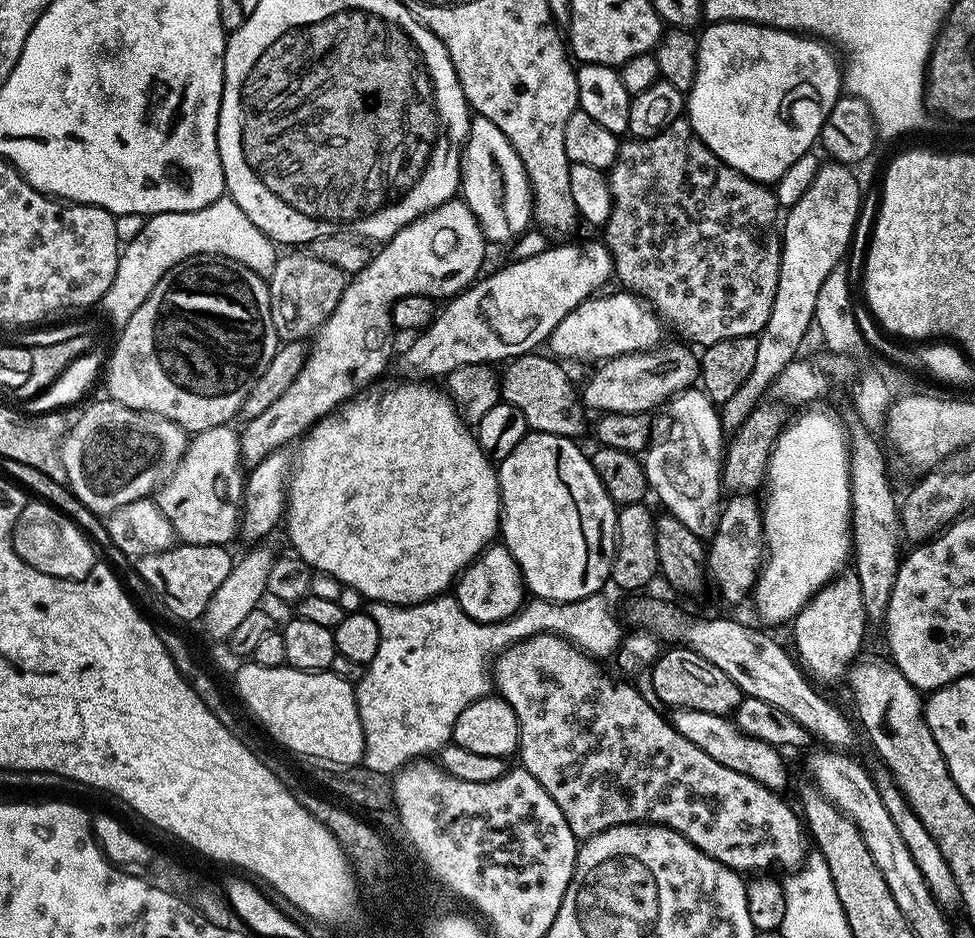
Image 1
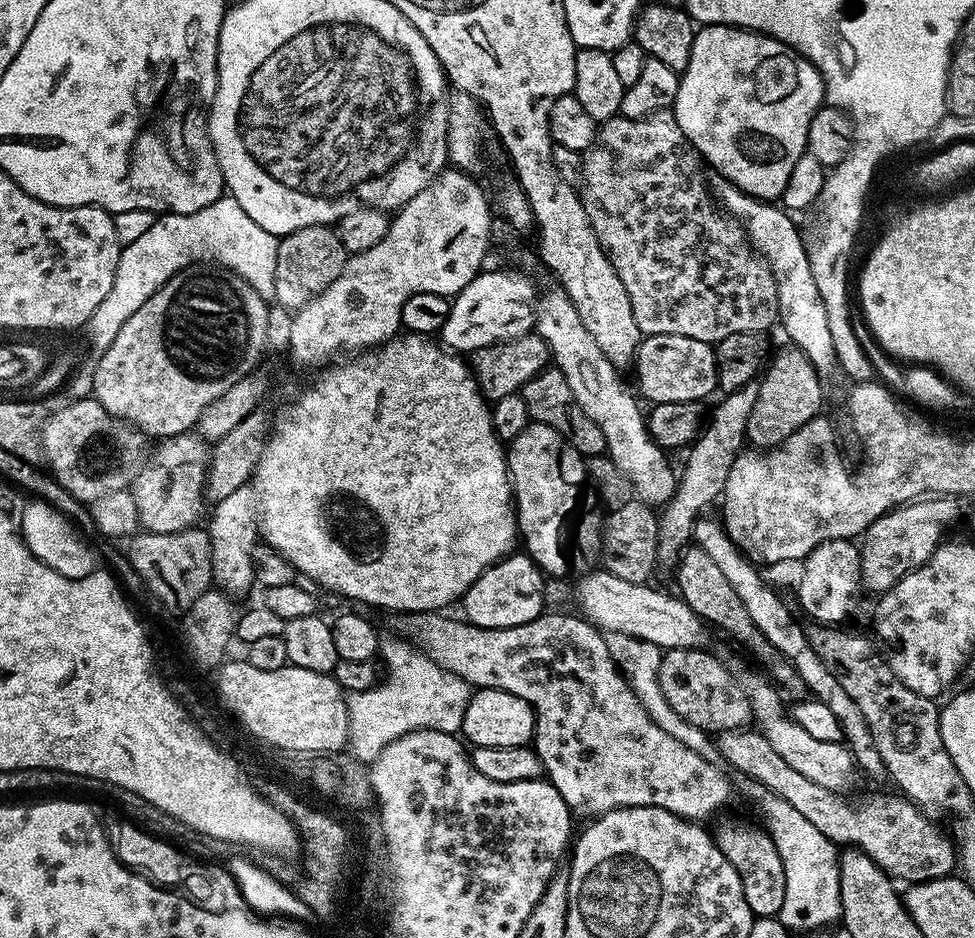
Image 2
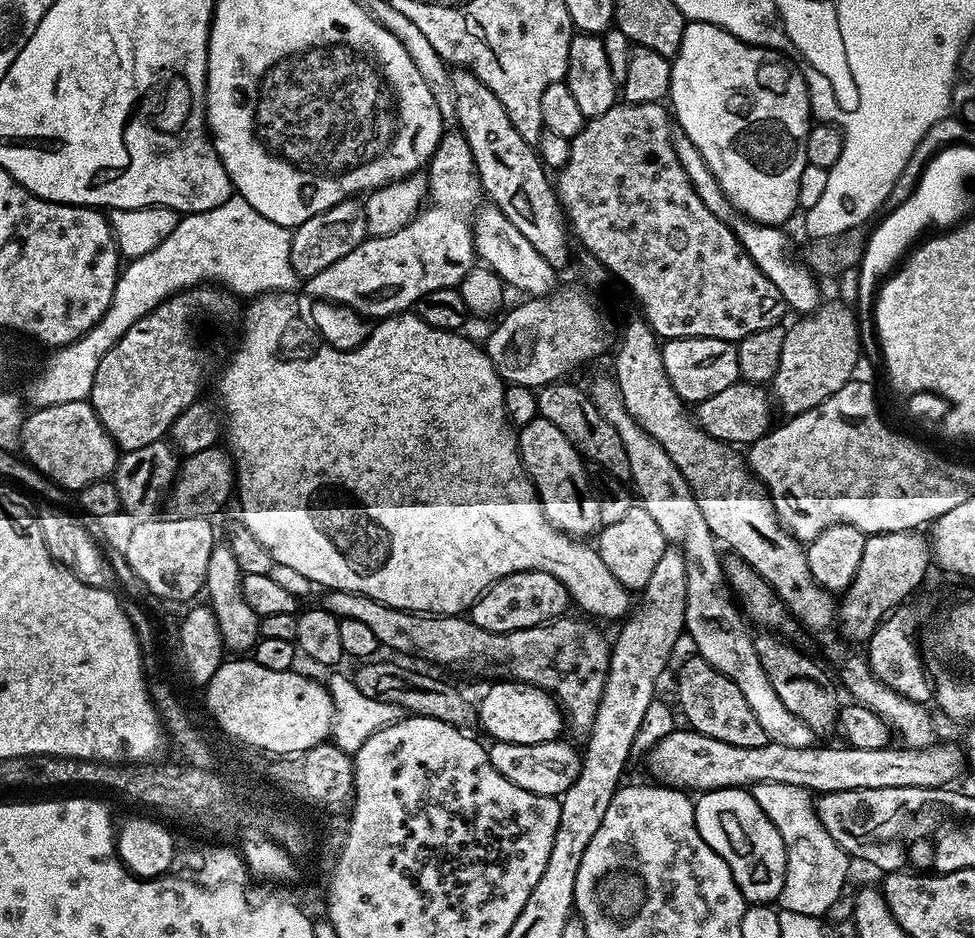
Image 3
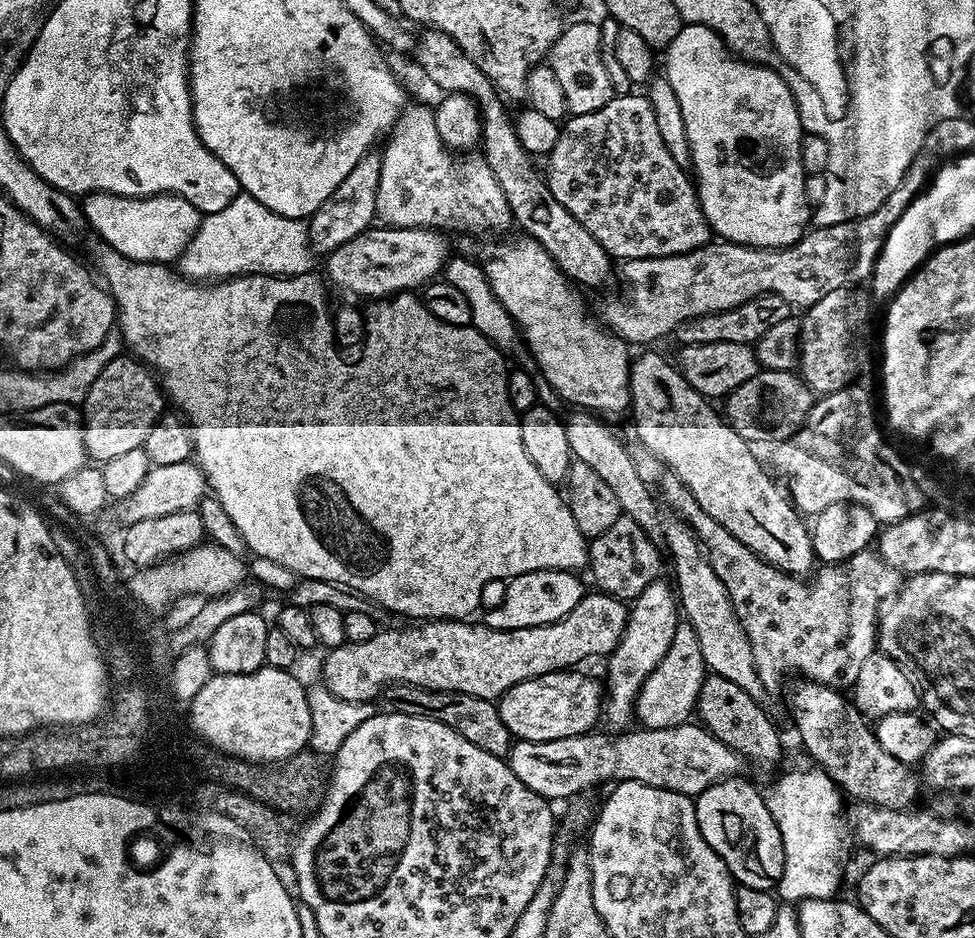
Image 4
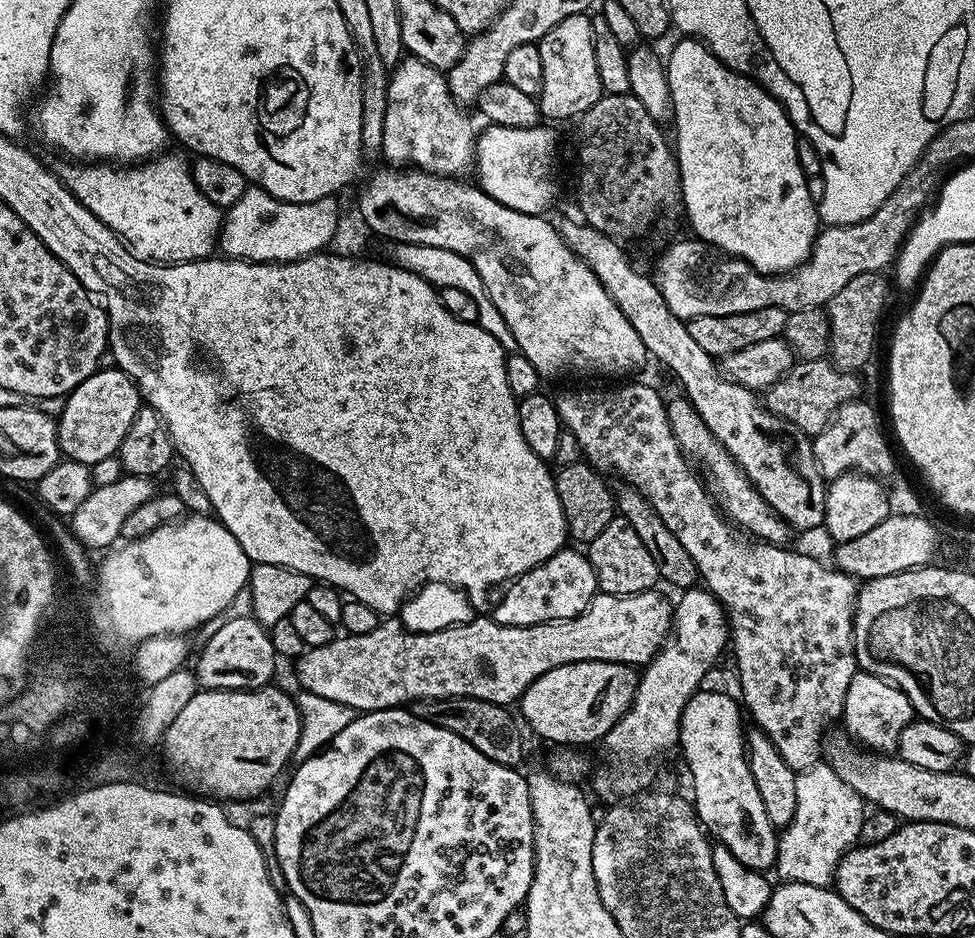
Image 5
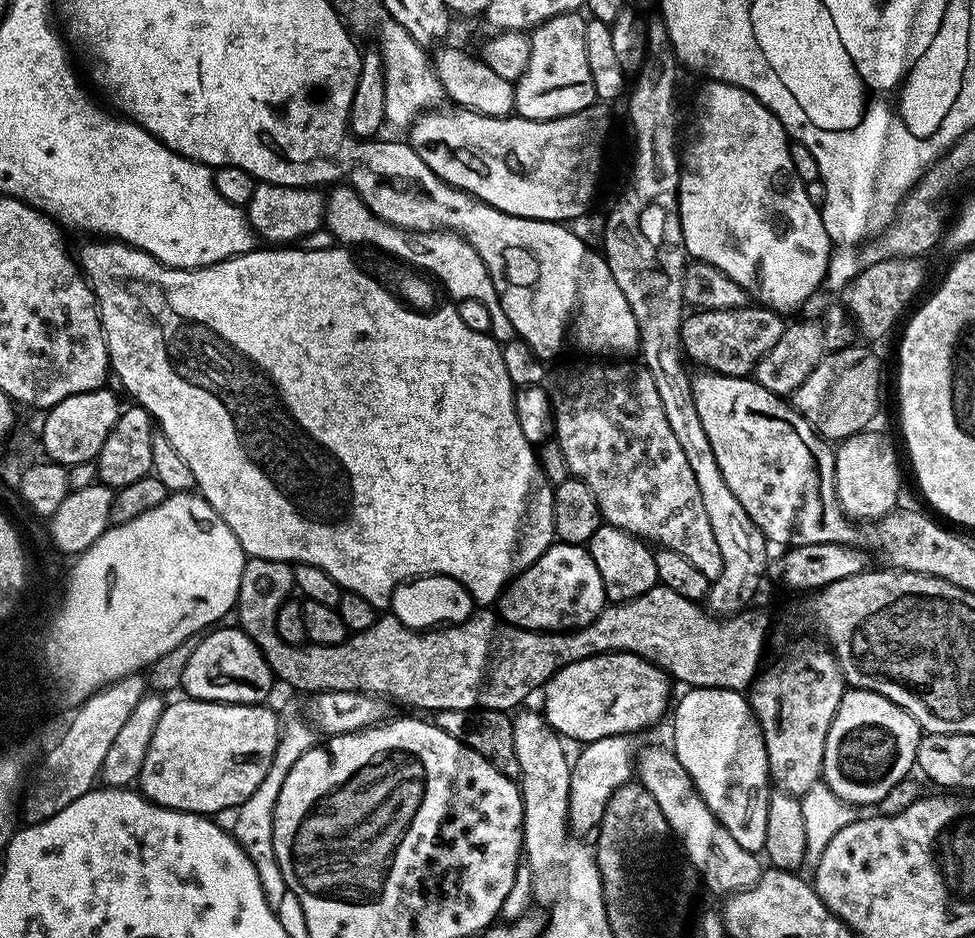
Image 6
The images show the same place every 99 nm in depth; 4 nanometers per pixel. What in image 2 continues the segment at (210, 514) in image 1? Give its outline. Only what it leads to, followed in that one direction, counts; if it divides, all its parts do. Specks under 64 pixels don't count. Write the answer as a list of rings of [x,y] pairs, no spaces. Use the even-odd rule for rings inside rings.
[[[183,432],[159,441],[156,450],[147,457],[130,485],[134,502],[138,506],[140,523],[149,532],[174,534],[195,528],[201,523],[200,515],[206,505],[209,445],[192,432]]]

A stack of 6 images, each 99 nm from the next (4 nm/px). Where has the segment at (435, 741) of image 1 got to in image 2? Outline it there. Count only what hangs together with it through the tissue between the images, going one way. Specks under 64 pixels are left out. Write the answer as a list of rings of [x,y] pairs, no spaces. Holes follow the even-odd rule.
[[[613,632],[607,633],[604,641],[614,662],[630,681],[632,693],[640,699],[644,709],[652,716],[652,720],[658,722],[658,726],[662,726],[662,730],[666,730],[666,734],[670,734],[672,738],[678,738],[678,742],[682,742],[682,746],[690,746],[690,750],[694,750],[696,754],[706,758],[706,762],[717,766],[723,765],[724,759],[719,747],[714,743],[713,737],[709,733],[703,732],[698,726],[694,726],[694,722],[682,718],[682,714],[678,714],[678,710],[674,710],[674,706],[670,706],[670,702],[666,702],[666,694],[662,694],[660,685],[660,663],[664,657],[662,649],[654,642],[646,642],[633,636]],[[385,639],[382,644],[382,657],[392,673],[385,680],[383,677],[375,688],[349,692],[344,698],[348,711],[347,747],[365,766],[371,765],[390,742],[414,730],[459,733],[466,714],[470,685],[452,672],[439,668],[425,652],[407,640],[395,639]]]

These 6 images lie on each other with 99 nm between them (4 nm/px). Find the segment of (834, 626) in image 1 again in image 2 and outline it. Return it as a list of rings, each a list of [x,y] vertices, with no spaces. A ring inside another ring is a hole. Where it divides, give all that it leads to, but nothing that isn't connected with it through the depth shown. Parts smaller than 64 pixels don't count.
[[[823,540],[802,561],[804,573],[800,576],[798,596],[808,614],[808,620],[829,626],[840,626],[852,616],[862,592],[860,574],[861,549],[851,540]],[[856,547],[856,548],[855,548]]]

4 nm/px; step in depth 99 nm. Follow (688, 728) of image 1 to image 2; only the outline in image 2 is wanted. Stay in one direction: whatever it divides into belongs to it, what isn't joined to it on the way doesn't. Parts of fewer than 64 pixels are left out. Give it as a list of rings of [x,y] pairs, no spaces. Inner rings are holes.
[[[759,730],[719,733],[718,747],[729,769],[732,767],[734,771],[741,772],[741,777],[762,782],[762,786],[778,794],[778,798],[786,798],[786,802],[790,802],[790,806],[794,806],[806,822],[822,830],[833,845],[859,848],[897,881],[923,882],[953,875],[958,864],[953,837],[945,829],[944,833],[933,817],[920,811],[903,795],[868,796],[855,808],[847,800],[847,795],[826,790],[818,786],[818,782],[810,782],[810,778],[798,774],[798,770],[790,770],[785,759],[774,752],[774,746],[766,742]]]

